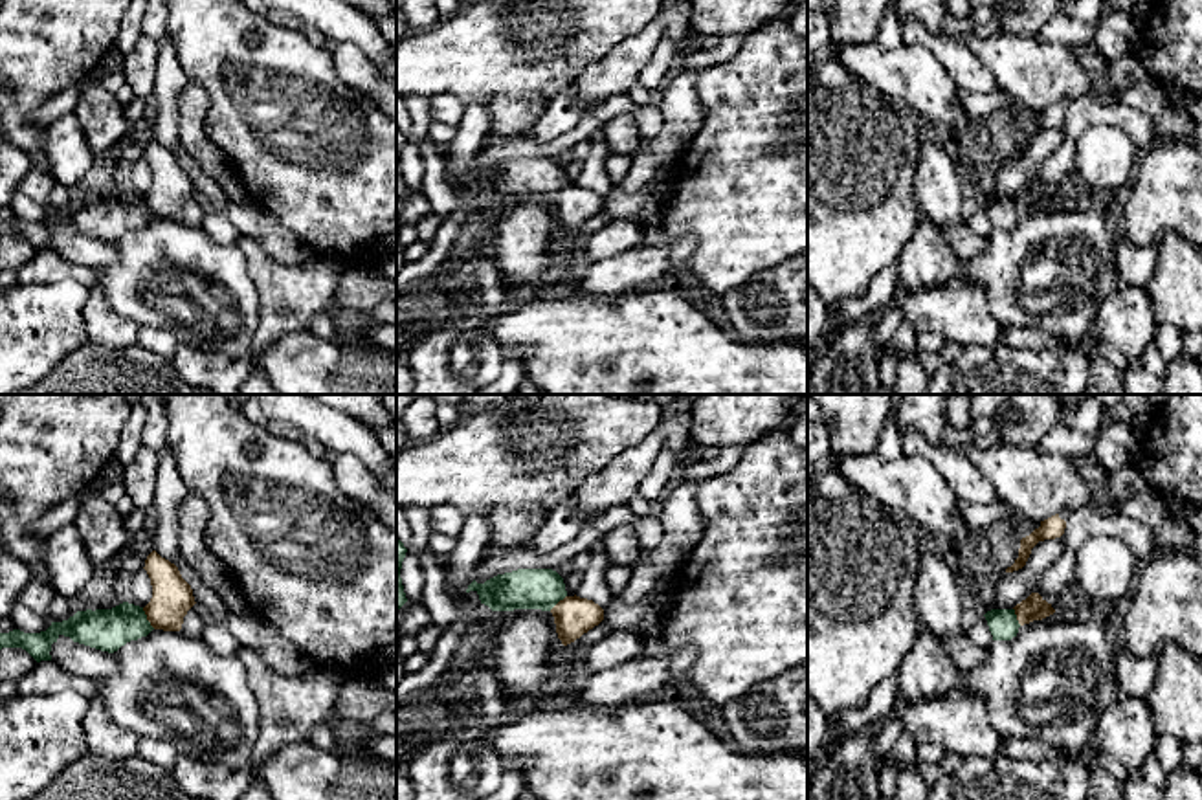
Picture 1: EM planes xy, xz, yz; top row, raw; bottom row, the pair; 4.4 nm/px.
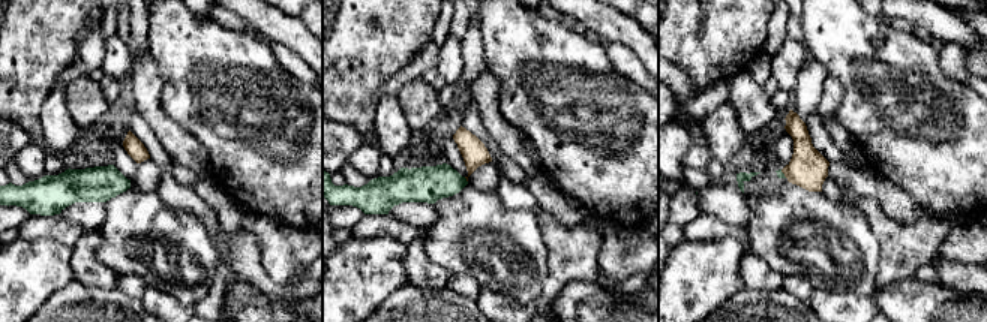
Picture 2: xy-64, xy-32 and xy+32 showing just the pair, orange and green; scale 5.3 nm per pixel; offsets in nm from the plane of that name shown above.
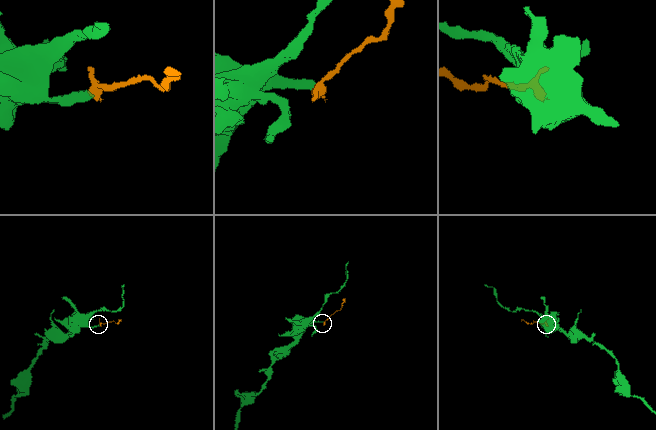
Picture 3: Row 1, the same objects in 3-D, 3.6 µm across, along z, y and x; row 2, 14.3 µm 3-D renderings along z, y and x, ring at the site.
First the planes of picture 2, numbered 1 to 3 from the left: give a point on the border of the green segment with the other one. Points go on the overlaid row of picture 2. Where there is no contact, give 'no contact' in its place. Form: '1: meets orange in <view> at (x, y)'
1: no contact
2: meets orange in xy-32 at (467, 180)
3: meets orange in xy+32 at (783, 172)

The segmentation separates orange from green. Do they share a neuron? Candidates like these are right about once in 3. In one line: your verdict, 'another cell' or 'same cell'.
another cell

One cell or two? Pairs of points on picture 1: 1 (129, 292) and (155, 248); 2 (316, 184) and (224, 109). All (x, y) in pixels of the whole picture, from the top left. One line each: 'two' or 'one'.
1: one
2: one

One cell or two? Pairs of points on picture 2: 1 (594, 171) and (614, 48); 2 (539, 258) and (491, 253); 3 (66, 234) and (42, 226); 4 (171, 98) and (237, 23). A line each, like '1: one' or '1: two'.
1: two
2: one
3: one
4: two

